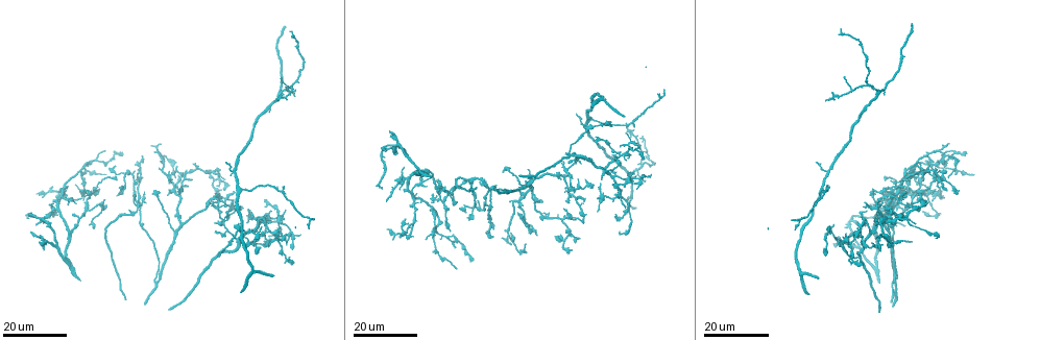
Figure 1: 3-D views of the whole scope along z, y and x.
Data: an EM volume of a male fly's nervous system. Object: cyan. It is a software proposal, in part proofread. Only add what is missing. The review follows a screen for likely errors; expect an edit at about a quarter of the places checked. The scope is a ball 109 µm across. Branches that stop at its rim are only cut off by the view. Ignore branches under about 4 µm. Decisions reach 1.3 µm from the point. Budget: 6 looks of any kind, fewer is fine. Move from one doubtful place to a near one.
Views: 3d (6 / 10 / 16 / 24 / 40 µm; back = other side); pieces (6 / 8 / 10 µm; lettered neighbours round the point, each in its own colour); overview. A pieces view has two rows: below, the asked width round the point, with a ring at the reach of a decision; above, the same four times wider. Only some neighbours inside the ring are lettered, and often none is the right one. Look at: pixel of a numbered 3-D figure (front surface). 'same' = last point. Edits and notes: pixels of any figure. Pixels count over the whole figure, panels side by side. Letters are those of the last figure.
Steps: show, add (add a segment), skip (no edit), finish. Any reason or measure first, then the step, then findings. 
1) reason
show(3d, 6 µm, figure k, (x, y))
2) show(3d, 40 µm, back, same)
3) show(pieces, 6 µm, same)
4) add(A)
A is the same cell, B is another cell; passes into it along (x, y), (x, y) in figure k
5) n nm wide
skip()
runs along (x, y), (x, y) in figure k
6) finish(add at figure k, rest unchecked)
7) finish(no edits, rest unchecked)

branch stops here
show(3d, 16 µm, figure 1, (87, 191))

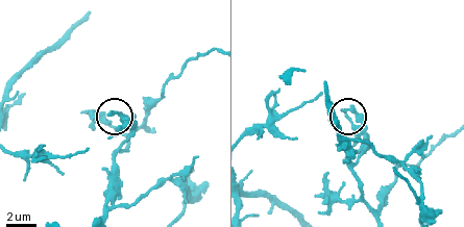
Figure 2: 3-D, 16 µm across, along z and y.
what lies round it
show(pieces, 10 µm, figure 2, (111, 114))

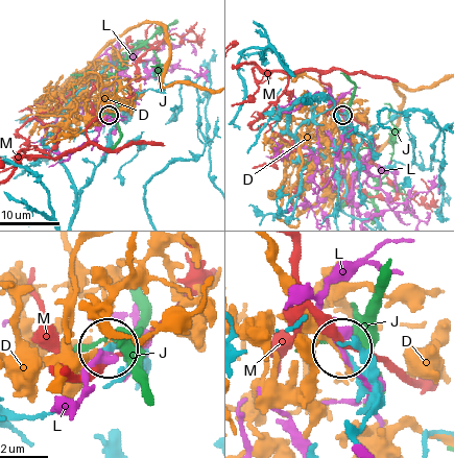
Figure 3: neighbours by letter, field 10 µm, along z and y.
180 nm wide
skip()
D, J, L and M are other cells; none of them fits

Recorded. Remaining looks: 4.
free end
show(3d, 24 µm, figure 1, (71, 216))

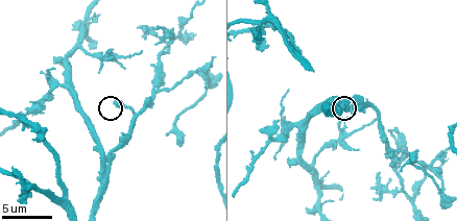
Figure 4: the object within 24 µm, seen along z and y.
show(pieces, 6 µm, figure 4, (114, 102))

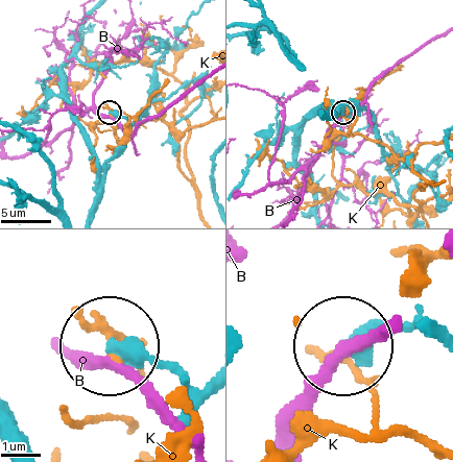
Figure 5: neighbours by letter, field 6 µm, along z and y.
430 nm wide
skip()
B and K are other cells; no lettered segment goes on from it

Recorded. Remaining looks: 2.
tapers out
show(3d, 24 µm, figure 1, (598, 142))

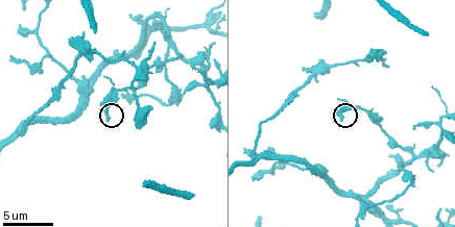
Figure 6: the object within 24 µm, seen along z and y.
show(pieces, 6 µm, figure 6, (106, 119))

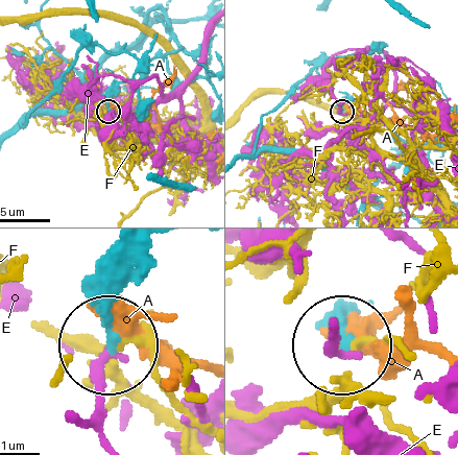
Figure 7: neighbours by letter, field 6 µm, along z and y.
skip()
A, E and F are other cells; runs along (144, 253), (107, 339) in figure 7; none of them fits

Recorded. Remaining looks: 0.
finish(no edits, rest unchecked)

